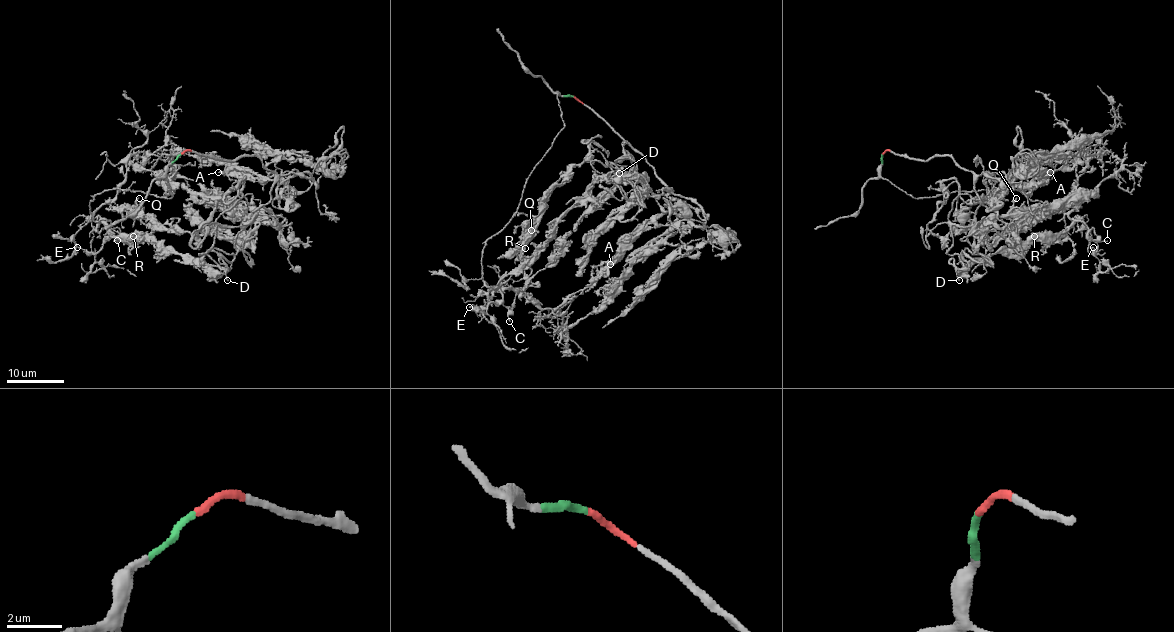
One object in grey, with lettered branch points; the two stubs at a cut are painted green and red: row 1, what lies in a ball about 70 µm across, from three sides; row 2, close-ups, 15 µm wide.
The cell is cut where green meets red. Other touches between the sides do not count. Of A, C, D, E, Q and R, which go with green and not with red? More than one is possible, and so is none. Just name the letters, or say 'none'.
C, E, R

